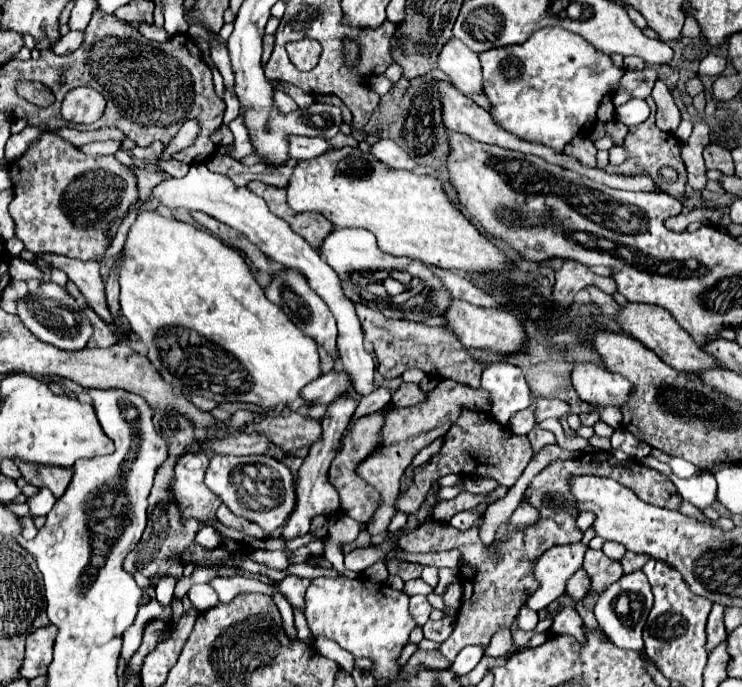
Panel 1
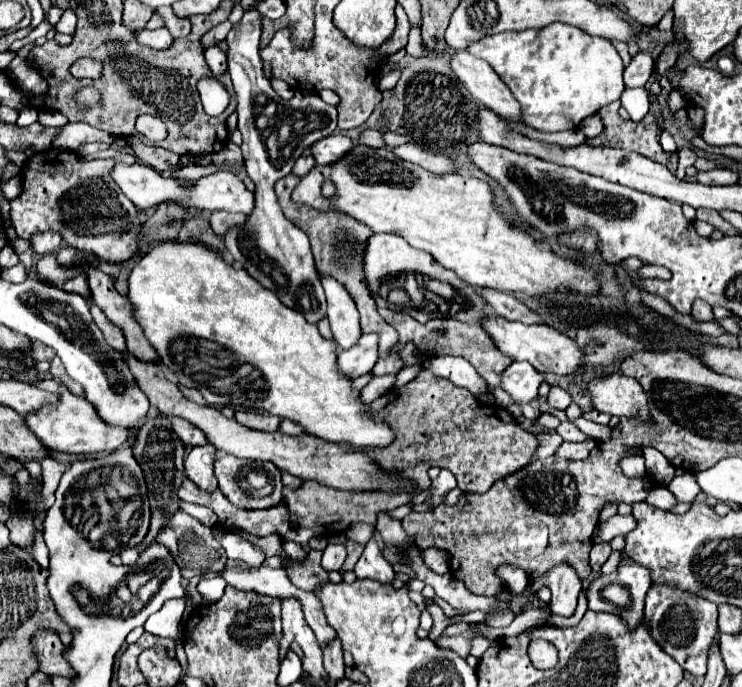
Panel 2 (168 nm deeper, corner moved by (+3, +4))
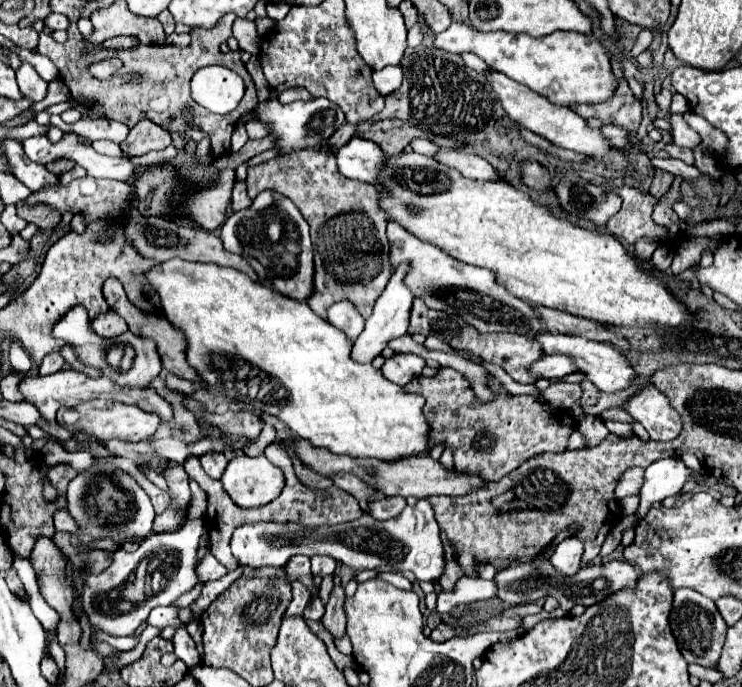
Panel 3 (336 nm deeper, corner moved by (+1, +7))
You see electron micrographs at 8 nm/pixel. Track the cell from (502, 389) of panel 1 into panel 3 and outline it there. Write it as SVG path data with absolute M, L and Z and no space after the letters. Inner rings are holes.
M544 355L536 363L530 365L530 375L538 379L556 379L564 377L566 373L574 373L574 361L566 355L558 355L558 361L554 361L554 355Z

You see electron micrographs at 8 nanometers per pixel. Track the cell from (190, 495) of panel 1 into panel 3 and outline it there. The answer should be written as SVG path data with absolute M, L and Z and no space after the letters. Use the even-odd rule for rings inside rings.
M206 453L200 457L200 463L202 463L202 469L206 471L208 477L220 479L226 465L228 465L228 459L224 453Z

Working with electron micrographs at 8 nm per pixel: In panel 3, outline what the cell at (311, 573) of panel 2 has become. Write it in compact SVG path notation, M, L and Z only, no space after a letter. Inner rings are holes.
M334 587L326 605L326 613L322 617L322 625L326 627L326 631L330 631L330 635L334 639L340 639L346 635L346 615L342 613L342 601L344 601L344 589L342 587Z

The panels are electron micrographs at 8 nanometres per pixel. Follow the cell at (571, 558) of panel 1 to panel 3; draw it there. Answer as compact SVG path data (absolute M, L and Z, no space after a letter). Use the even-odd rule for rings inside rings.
M668 457L668 459L658 459L654 463L650 463L646 467L646 475L644 475L644 487L640 492L640 505L634 513L634 517L640 521L646 517L646 513L650 511L652 503L662 501L670 495L676 495L684 483L688 481L688 477L698 479L700 483L704 483L704 479L708 477L708 471L702 469L700 473L694 473L692 469L688 469L684 465L682 459L678 457Z

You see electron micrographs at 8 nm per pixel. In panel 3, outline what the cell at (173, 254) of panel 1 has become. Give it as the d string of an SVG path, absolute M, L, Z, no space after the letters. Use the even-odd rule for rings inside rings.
M170 259L148 269L144 277L160 295L162 315L186 337L186 361L208 389L232 401L246 403L250 411L258 415L282 419L298 437L306 437L312 445L326 447L332 453L382 461L424 453L430 431L422 413L424 399L404 393L400 385L384 379L380 369L354 363L350 357L350 339L328 321L314 315L308 305L290 301L290 297L274 293L270 287L252 281L236 269L212 263Z

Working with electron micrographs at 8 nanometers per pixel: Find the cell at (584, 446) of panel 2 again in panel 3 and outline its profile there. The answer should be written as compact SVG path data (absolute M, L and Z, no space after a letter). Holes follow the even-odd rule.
M582 415L578 419L578 423L576 423L576 429L586 439L586 447L584 449L592 449L592 447L600 445L608 437L608 433L610 433L606 429L604 421L600 417L592 417L592 415Z

